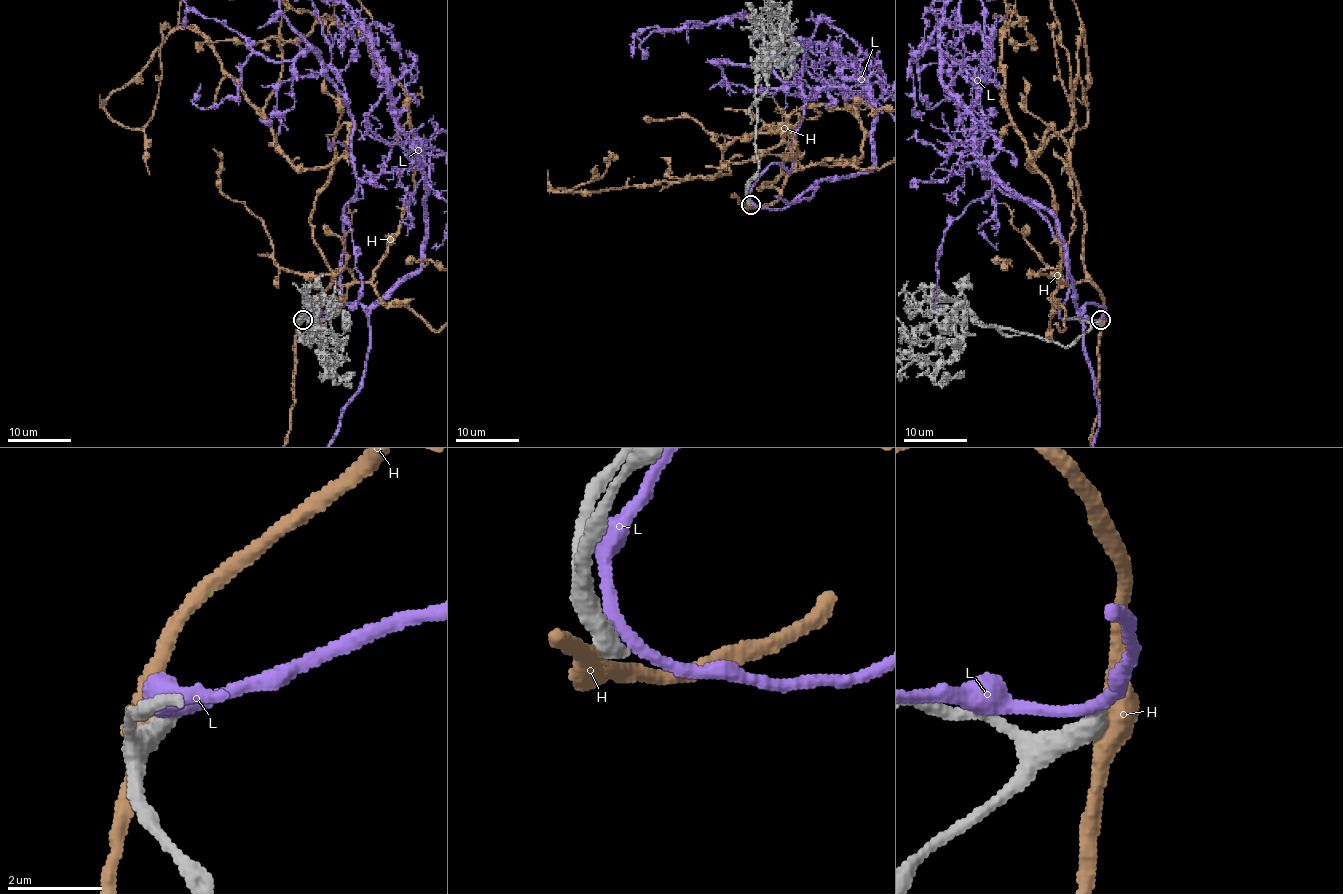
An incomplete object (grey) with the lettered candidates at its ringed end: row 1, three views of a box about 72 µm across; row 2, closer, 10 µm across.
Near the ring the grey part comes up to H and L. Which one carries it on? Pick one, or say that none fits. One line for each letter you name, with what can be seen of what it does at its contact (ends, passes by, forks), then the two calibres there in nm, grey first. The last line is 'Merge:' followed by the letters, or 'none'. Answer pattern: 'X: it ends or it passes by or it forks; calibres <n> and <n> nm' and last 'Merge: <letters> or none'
Merge: none

